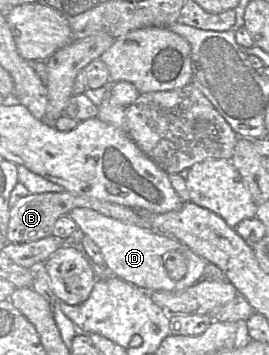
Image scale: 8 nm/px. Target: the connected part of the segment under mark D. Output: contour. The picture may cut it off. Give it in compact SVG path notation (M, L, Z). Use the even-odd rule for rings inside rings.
M75 208L69 212L78 229L89 237L100 249L106 268L112 275L121 278L147 292L179 291L191 287L203 279L204 268L208 261L195 254L180 241L137 225L107 217L88 208ZM169 251L182 253L187 261L187 273L179 281L172 280L165 270L164 254Z

